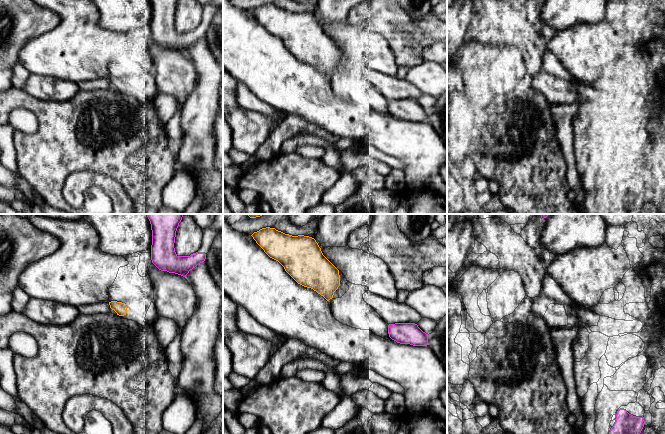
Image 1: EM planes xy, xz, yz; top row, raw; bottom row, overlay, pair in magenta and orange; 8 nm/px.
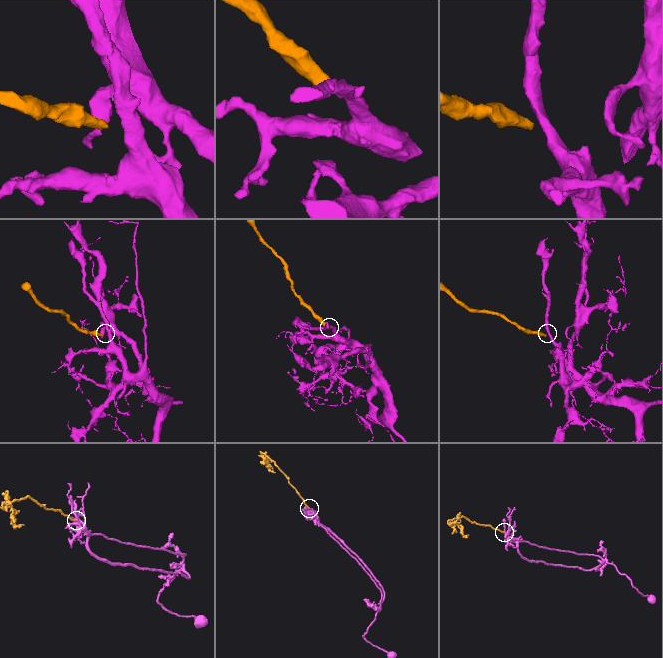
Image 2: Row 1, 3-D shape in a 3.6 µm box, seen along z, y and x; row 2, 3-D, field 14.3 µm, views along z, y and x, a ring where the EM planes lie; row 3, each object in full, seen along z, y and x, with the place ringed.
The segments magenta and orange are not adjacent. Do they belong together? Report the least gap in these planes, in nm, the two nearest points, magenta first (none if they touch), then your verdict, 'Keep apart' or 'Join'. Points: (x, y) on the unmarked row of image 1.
Distance 400 nm. Across: xy (158, 44), (124, 79). Keep apart

